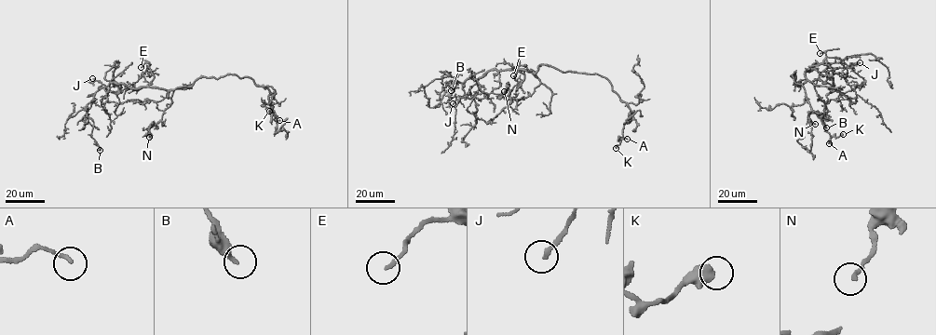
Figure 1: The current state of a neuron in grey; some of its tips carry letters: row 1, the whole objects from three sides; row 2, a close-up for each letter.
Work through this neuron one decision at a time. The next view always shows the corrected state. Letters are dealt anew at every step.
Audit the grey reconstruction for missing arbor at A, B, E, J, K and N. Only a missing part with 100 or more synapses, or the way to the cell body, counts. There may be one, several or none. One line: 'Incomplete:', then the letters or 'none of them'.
Incomplete: none of them

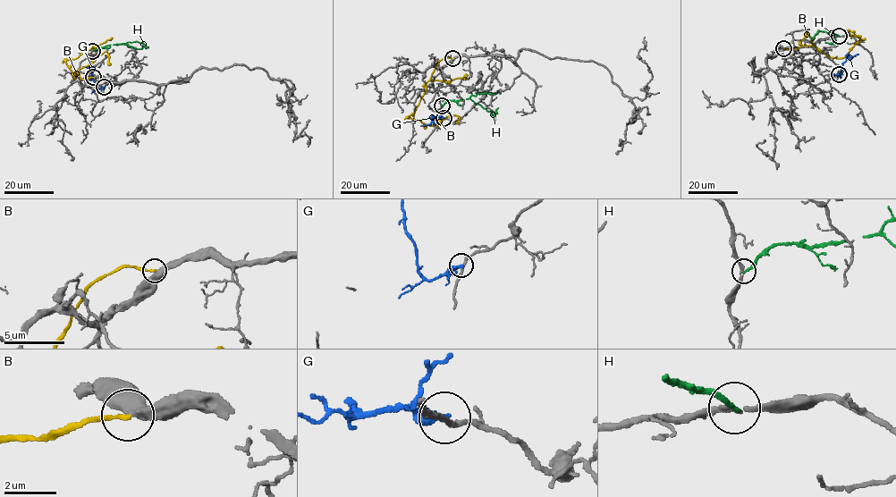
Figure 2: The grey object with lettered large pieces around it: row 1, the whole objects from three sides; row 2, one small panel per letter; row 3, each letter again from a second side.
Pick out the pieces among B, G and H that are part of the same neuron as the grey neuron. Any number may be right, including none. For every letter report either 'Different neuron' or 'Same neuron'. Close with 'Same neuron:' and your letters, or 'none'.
B: Different neuron
G: Different neuron
H: Different neuron
Same neuron: none

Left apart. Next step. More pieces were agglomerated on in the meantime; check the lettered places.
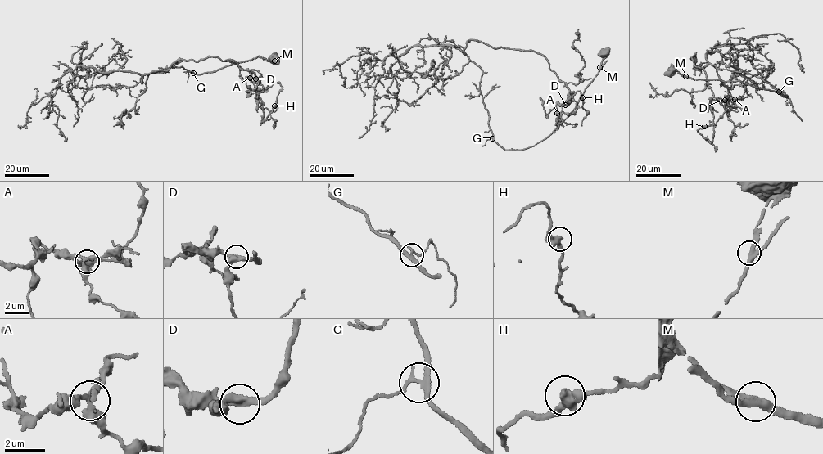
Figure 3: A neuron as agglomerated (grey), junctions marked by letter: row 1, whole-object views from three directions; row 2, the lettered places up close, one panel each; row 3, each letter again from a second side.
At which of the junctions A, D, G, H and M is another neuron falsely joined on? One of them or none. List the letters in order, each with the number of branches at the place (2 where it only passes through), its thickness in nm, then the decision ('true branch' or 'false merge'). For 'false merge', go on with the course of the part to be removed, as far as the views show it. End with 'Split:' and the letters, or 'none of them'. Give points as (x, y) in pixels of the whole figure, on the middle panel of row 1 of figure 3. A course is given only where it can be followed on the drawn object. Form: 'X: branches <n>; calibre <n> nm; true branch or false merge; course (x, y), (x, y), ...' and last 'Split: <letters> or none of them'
A: branches 3; calibre 280 nm; true branch
D: branches 3; calibre 320 nm; true branch
G: branches 3; calibre 240 nm; true branch
H: branches 3; calibre 380 nm; true branch
M: branches 3; calibre 320 nm; true branch
Split: none of them

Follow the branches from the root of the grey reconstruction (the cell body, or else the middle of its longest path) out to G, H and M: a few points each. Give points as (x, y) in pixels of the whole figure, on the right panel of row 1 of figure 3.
G: (671, 70), (676, 69), (694, 79), (740, 80), (786, 96), (779, 92)
H: (671, 70), (786, 96), (745, 72), (695, 68), (695, 54), (713, 96), (711, 141), (698, 132), (704, 126)
M: (671, 70), (676, 69), (685, 76)

